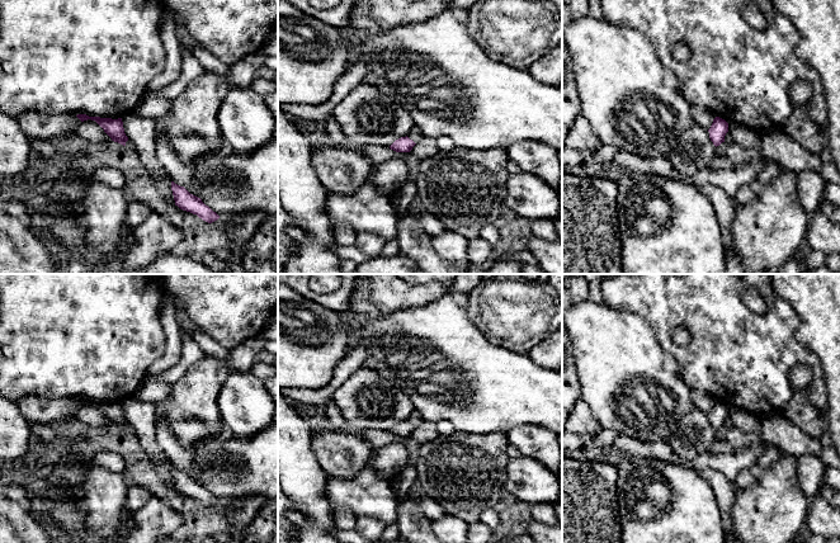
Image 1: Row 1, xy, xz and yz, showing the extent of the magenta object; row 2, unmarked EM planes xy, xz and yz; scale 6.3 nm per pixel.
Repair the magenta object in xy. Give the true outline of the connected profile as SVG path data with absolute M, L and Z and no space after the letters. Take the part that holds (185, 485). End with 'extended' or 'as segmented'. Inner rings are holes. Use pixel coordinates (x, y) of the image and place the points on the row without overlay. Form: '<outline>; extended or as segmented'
M171 466L171 474L175 490L178 490L180 494L197 499L208 507L212 507L220 502L220 500L206 490L200 482L190 478L184 471Z; as segmented

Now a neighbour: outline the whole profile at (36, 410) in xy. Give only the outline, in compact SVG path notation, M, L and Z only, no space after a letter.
M38 396L23 397L16 405L30 425L62 424L74 419L74 414L80 406L75 398L42 398Z

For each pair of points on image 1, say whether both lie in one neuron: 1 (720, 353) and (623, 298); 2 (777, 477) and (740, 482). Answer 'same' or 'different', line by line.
1: same
2: different

